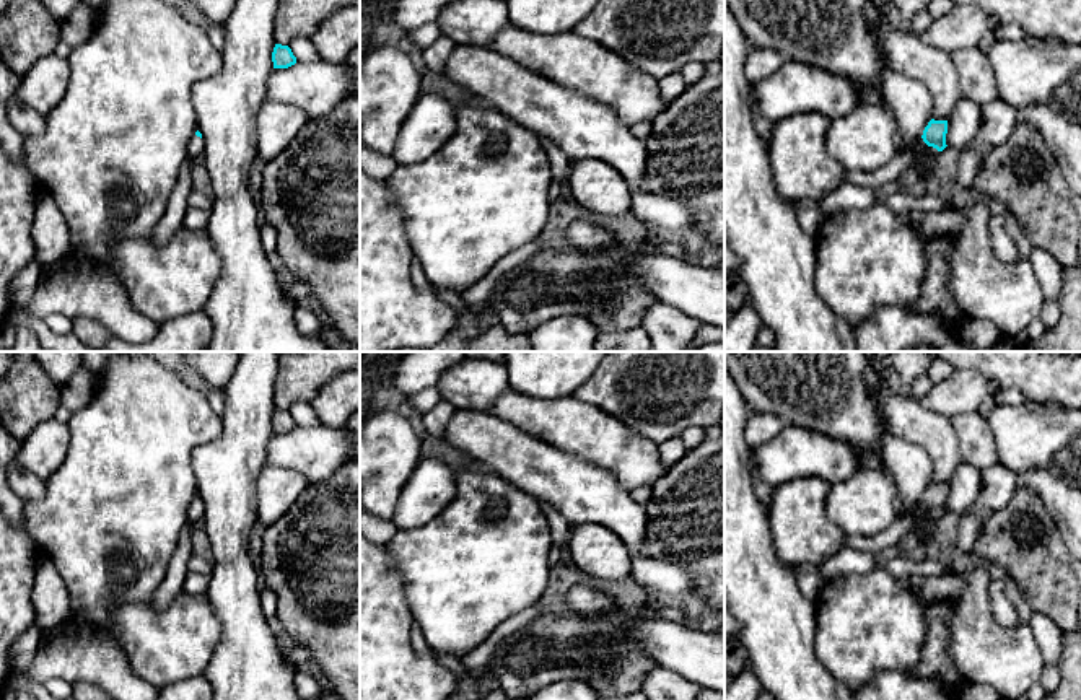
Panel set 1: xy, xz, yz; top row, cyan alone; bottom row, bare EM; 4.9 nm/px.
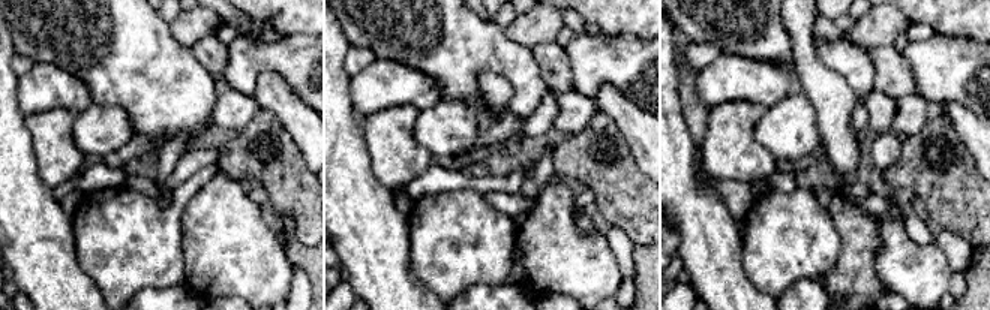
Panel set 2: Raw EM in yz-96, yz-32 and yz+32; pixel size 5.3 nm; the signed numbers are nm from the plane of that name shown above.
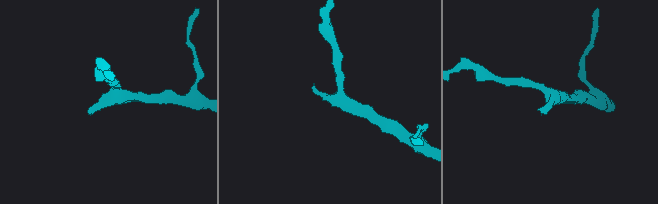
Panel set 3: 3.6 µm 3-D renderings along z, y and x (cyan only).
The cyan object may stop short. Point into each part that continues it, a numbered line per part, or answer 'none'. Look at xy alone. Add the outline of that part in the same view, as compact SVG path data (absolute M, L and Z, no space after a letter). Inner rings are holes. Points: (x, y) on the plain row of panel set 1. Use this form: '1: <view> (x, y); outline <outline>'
1: xy (196, 508); outline M192 500L192 503L189 505L189 523L190 524L197 524L205 514L205 506L204 503Z

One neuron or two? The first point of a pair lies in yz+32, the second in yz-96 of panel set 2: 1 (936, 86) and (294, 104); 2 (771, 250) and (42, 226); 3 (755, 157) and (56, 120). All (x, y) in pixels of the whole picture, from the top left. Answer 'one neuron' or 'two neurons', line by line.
1: two neurons
2: two neurons
3: one neuron

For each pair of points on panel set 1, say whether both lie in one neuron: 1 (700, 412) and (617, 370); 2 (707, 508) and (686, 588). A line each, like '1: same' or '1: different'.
1: same
2: different

